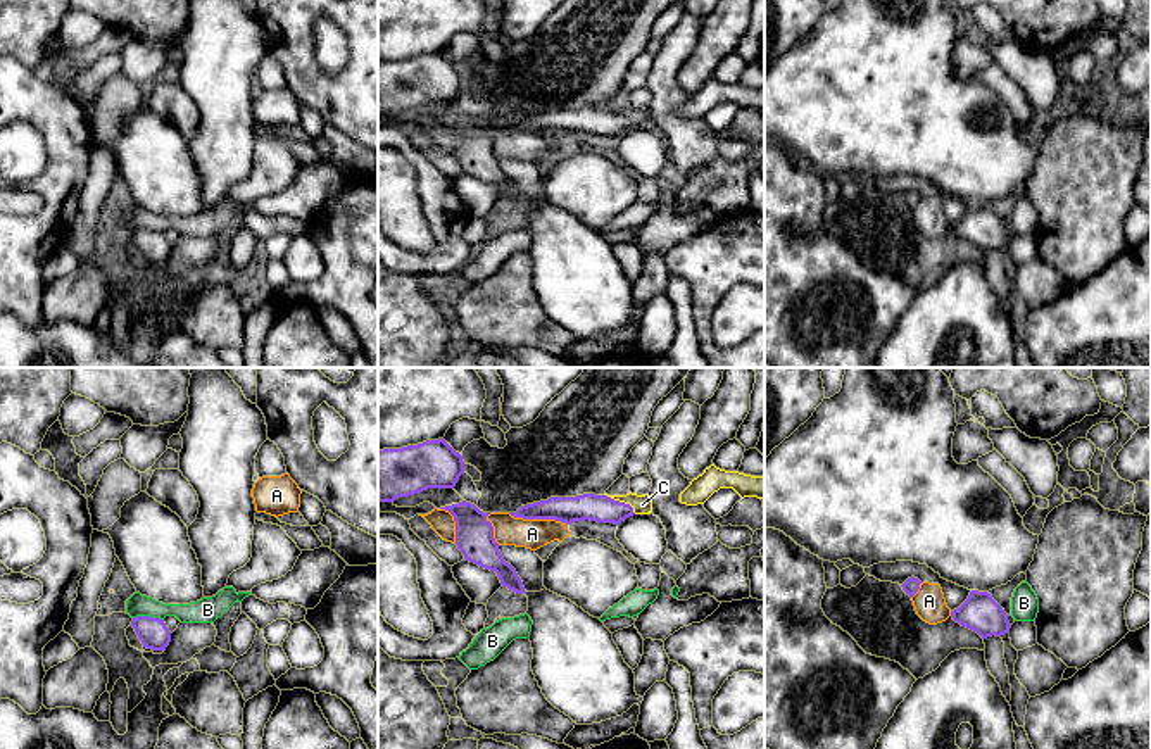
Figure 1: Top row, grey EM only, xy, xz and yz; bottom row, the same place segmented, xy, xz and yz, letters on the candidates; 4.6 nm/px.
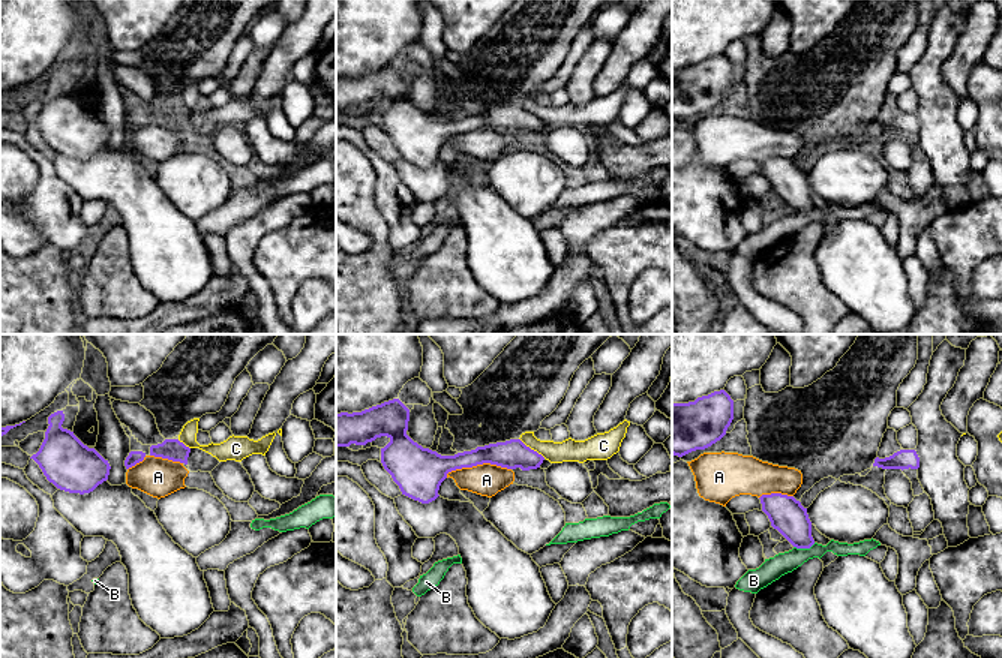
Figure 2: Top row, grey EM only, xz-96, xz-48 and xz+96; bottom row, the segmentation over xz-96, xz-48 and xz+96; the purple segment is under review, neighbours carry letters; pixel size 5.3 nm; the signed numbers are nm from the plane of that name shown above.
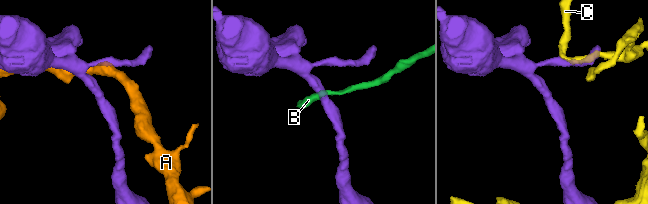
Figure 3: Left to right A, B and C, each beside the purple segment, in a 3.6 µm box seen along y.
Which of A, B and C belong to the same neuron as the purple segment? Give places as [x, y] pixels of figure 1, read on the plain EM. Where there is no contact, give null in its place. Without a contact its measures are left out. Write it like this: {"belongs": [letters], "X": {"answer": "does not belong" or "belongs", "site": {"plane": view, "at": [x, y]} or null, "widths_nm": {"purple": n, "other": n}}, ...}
{"belongs": [], "A": {"answer": "does not belong", "site": {"plane": "xz", "at": [537, 132]}, "widths_nm": {"purple": 130, "other": 140}}, "B": {"answer": "does not belong", "site": {"plane": "xy", "at": [149, 230]}, "widths_nm": {"purple": 140, "other": 110}}, "C": {"answer": "does not belong", "site": {"plane": "xz", "at": [622, 116]}, "widths_nm": {"purple": 130, "other": 90}}}

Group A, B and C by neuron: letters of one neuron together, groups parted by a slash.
A / B / C

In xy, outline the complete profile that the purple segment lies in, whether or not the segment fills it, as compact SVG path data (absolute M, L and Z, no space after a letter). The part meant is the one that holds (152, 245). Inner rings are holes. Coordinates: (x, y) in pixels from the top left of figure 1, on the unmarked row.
M136 230L131 240L147 262L166 264L171 255L171 245L160 231Z

